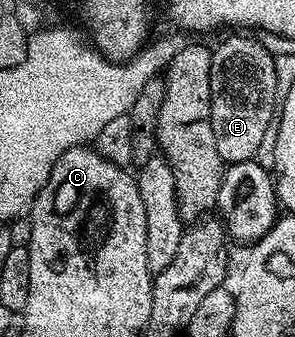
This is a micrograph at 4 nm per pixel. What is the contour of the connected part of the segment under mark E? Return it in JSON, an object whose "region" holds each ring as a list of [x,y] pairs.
{"region":[[[248,34],[230,35],[233,35],[230,39],[225,39],[218,47],[212,48],[209,70],[211,129],[215,133],[215,149],[219,149],[219,157],[225,165],[252,160],[264,143],[266,146],[275,119],[275,104],[279,99],[278,60],[261,41],[248,39],[245,36]]]}

